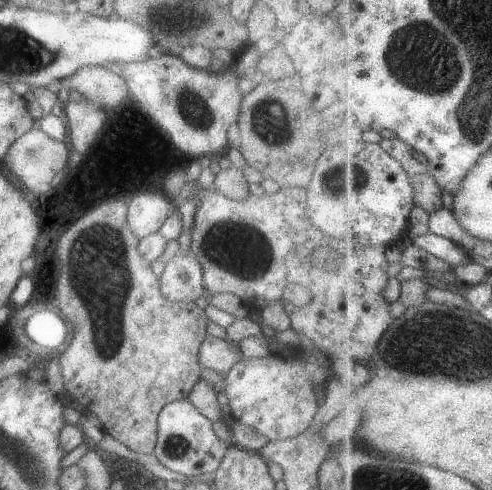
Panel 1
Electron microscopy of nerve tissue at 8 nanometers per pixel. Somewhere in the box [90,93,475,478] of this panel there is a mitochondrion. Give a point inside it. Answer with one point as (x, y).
(233, 247)

